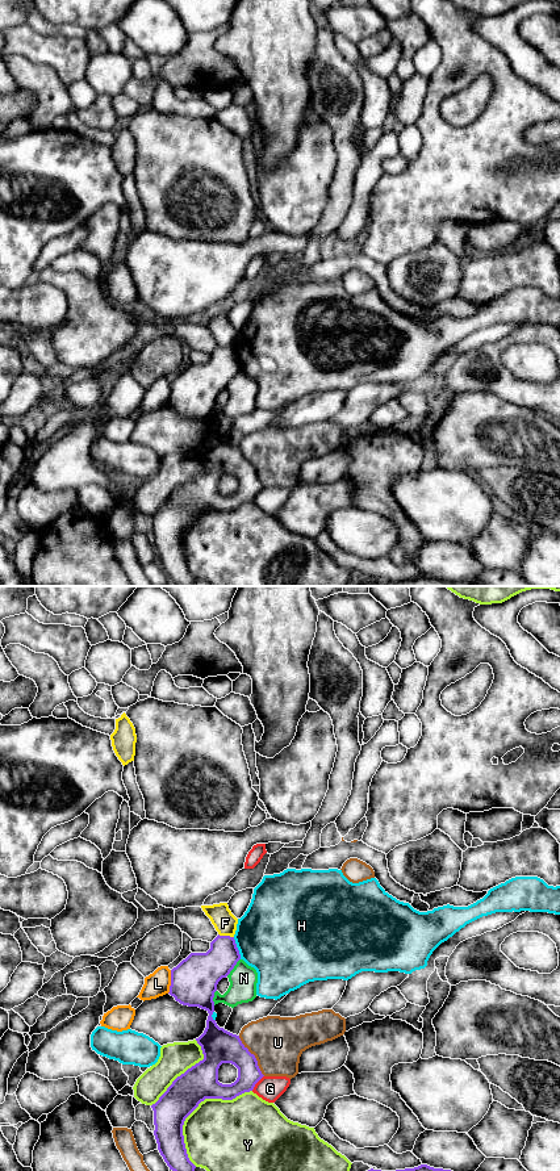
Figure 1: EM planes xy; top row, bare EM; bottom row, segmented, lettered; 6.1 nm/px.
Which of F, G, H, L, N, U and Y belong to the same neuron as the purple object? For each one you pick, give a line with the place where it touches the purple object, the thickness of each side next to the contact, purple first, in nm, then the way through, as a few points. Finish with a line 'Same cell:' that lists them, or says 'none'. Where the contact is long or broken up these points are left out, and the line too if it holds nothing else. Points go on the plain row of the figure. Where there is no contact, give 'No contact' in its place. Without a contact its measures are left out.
Same cell: none

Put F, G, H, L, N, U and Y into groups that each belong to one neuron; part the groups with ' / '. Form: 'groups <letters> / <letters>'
groups F / G / H / L / N / U / Y

